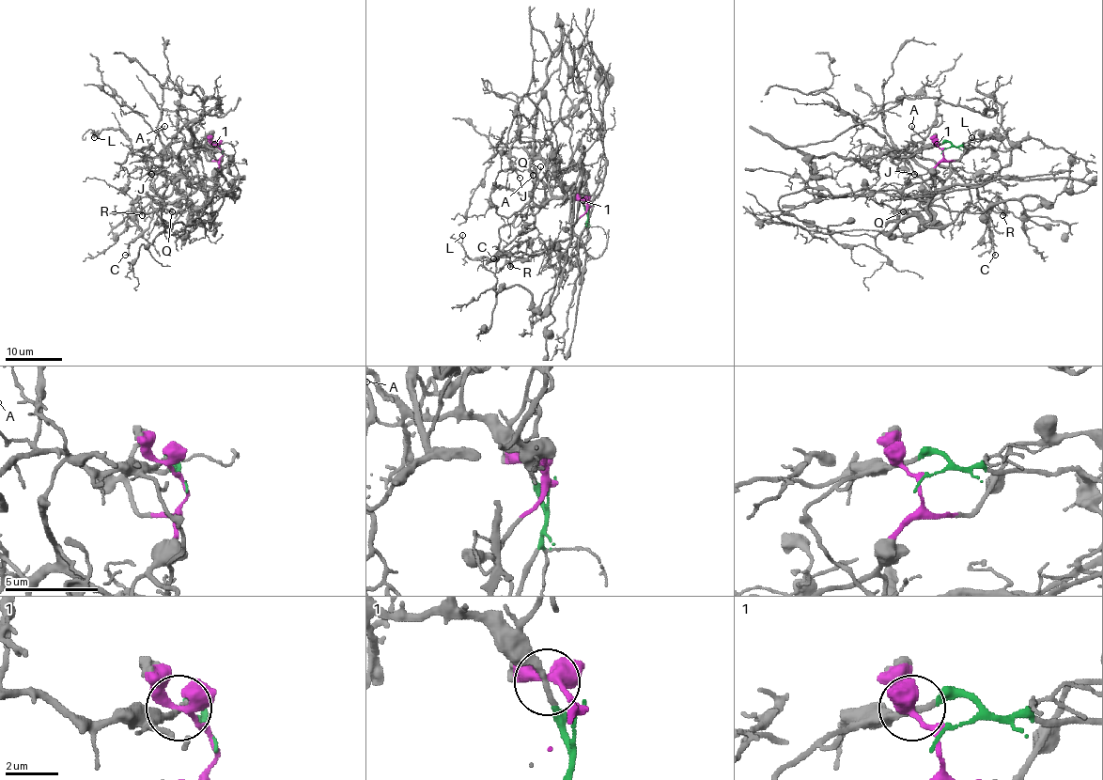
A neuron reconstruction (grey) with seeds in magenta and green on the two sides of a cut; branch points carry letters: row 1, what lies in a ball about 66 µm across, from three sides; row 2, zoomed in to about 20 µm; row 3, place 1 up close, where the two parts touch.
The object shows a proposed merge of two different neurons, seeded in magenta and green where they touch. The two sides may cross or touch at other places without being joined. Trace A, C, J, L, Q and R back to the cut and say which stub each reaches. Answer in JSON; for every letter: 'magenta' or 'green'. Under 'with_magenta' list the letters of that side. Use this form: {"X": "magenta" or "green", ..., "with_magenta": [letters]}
{"A": "green", "C": "magenta", "J": "green", "L": "magenta", "Q": "magenta", "R": "magenta", "with_magenta": ["C", "L", "Q", "R"]}

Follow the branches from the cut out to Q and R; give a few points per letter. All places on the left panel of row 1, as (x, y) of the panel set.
Q: (220, 150), (219, 168), (206, 181), (206, 191), (188, 179), (173, 184), (164, 199), (172, 211)
R: (220, 150), (219, 168), (206, 181), (206, 193), (200, 185), (186, 196), (166, 204), (144, 196), (142, 215)

